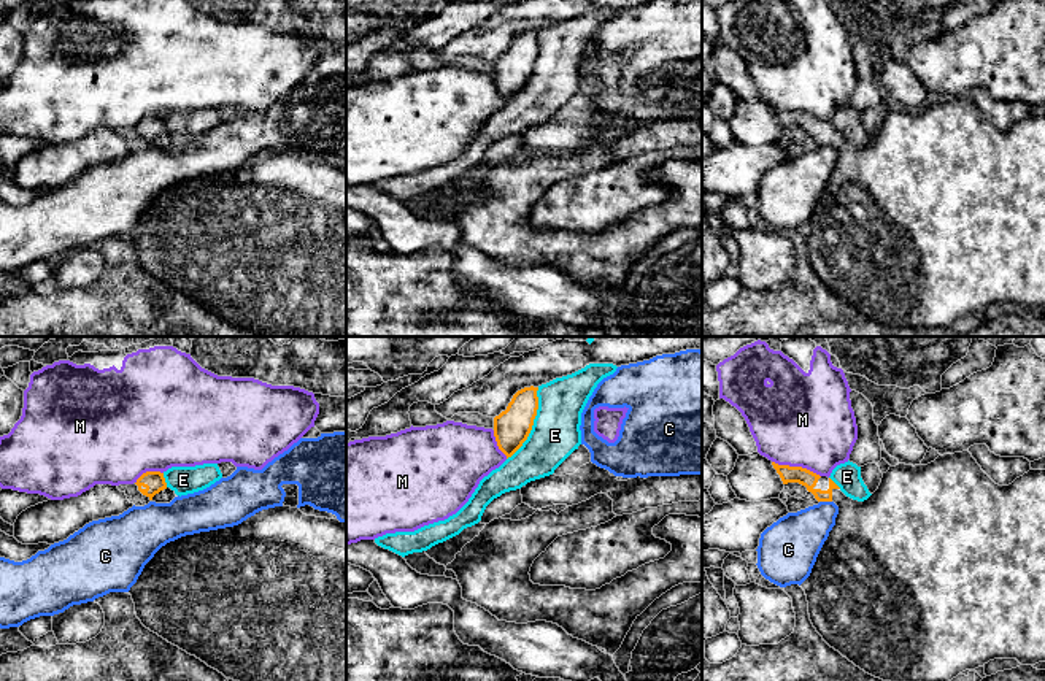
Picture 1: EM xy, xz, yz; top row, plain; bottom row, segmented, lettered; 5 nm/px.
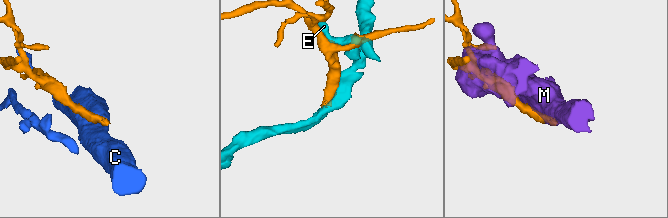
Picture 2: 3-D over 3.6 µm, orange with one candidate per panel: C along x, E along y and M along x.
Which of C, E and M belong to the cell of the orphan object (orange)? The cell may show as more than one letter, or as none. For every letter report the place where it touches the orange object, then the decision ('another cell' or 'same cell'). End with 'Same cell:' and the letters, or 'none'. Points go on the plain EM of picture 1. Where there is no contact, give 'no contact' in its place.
C: yz (826, 145) | another cell
E: xz (532, 69) | another cell
M: yz (796, 111) | another cell
Same cell: none

